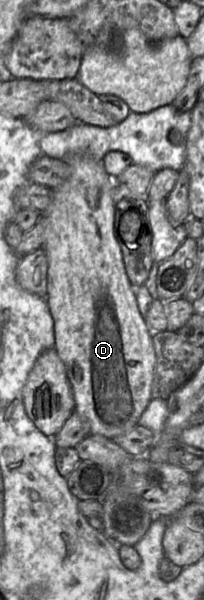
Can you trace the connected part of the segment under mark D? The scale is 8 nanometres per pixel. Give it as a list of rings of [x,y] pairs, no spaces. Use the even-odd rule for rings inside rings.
[[[90,155],[70,157],[68,164],[70,176],[52,189],[52,200],[38,220],[44,227],[42,248],[48,258],[46,302],[54,321],[53,348],[66,367],[75,412],[88,421],[90,435],[114,440],[138,425],[152,400],[156,355],[152,333],[138,309],[135,288],[128,279],[122,252],[114,236],[115,181],[105,171],[102,160]]]

